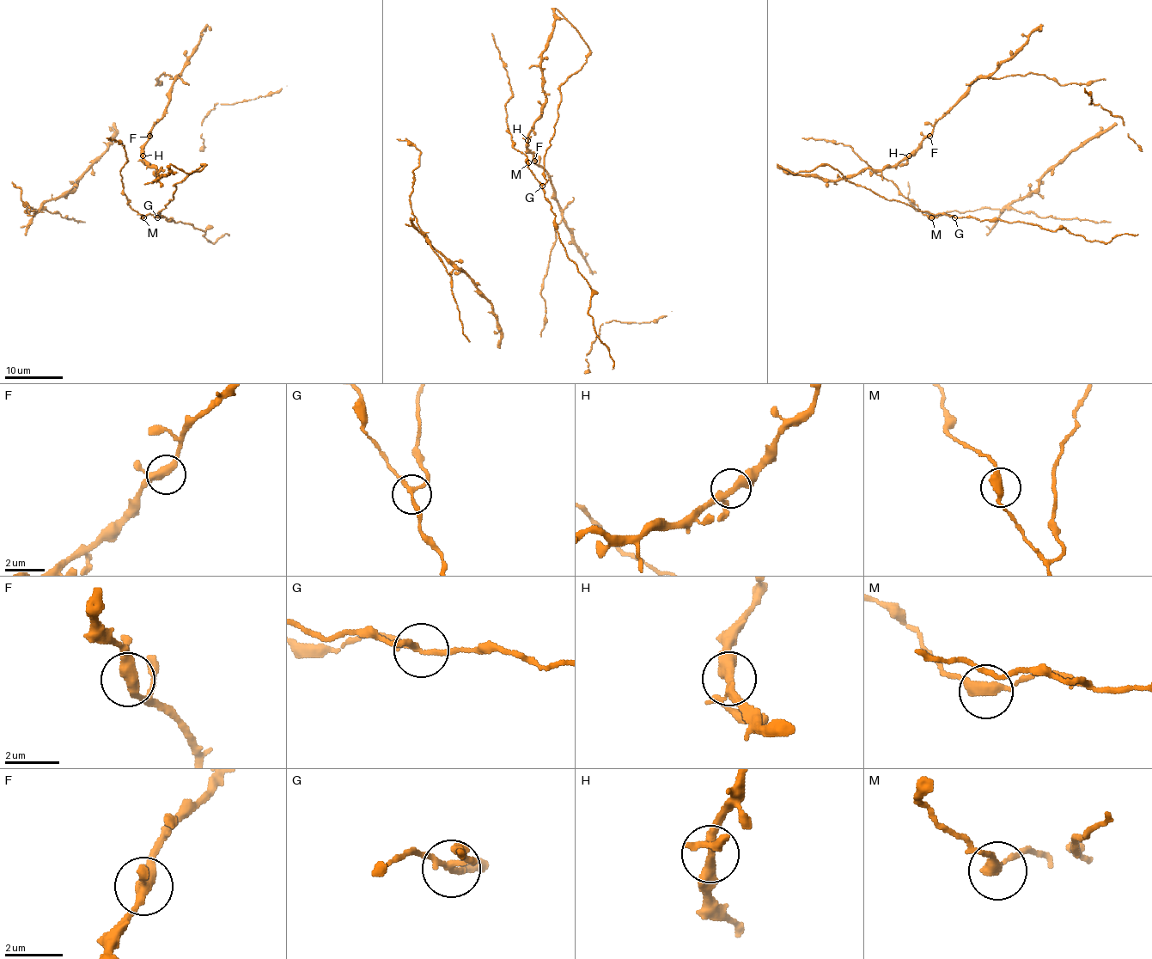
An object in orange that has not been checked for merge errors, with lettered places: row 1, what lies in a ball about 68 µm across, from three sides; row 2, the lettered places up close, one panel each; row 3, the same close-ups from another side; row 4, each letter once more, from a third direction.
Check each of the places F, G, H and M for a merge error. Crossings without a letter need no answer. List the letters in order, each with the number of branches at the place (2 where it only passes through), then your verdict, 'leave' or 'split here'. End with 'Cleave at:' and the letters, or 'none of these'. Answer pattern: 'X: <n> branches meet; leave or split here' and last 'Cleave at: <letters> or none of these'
F: 3 branches meet; leave
G: 3 branches meet; leave
H: 4 branches meet; leave
M: 2 branches meet; leave
Cleave at: none of these

